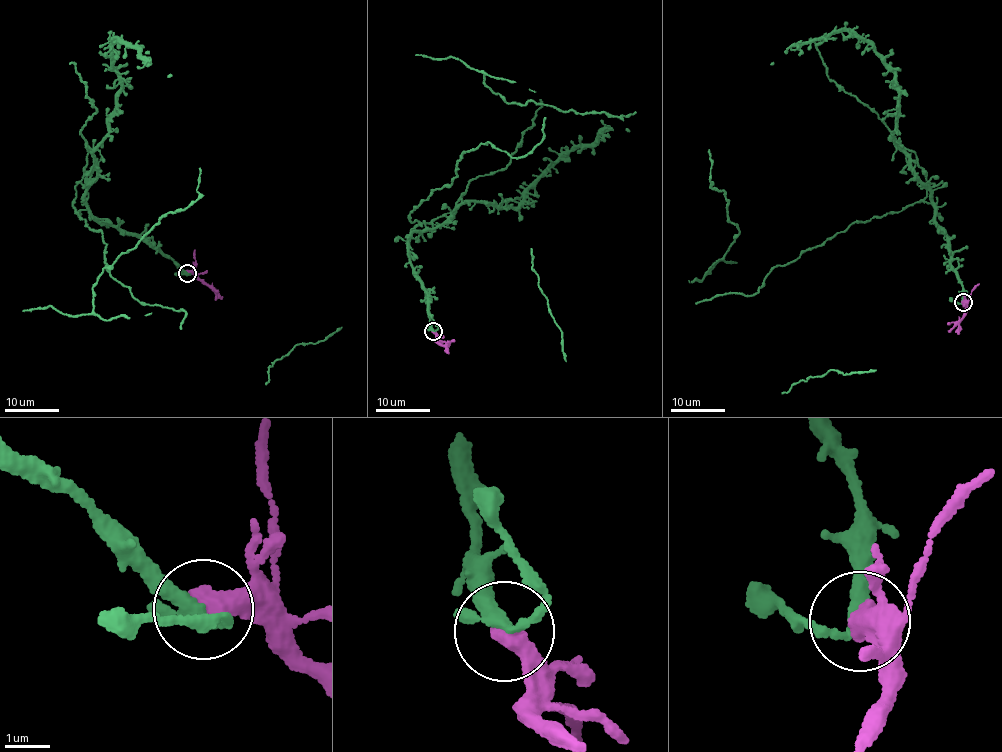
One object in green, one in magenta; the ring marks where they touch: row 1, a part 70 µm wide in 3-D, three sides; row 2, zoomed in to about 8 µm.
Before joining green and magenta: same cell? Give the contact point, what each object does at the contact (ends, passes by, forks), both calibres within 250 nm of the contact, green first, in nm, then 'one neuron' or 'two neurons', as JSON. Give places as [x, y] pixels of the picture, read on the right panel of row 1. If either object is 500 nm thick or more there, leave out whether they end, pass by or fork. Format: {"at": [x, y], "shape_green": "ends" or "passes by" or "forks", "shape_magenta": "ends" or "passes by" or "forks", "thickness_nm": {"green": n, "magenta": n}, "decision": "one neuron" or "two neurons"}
{"at": [963, 302], "thickness_nm": {"green": 220, "magenta": 500}, "decision": "one neuron"}

